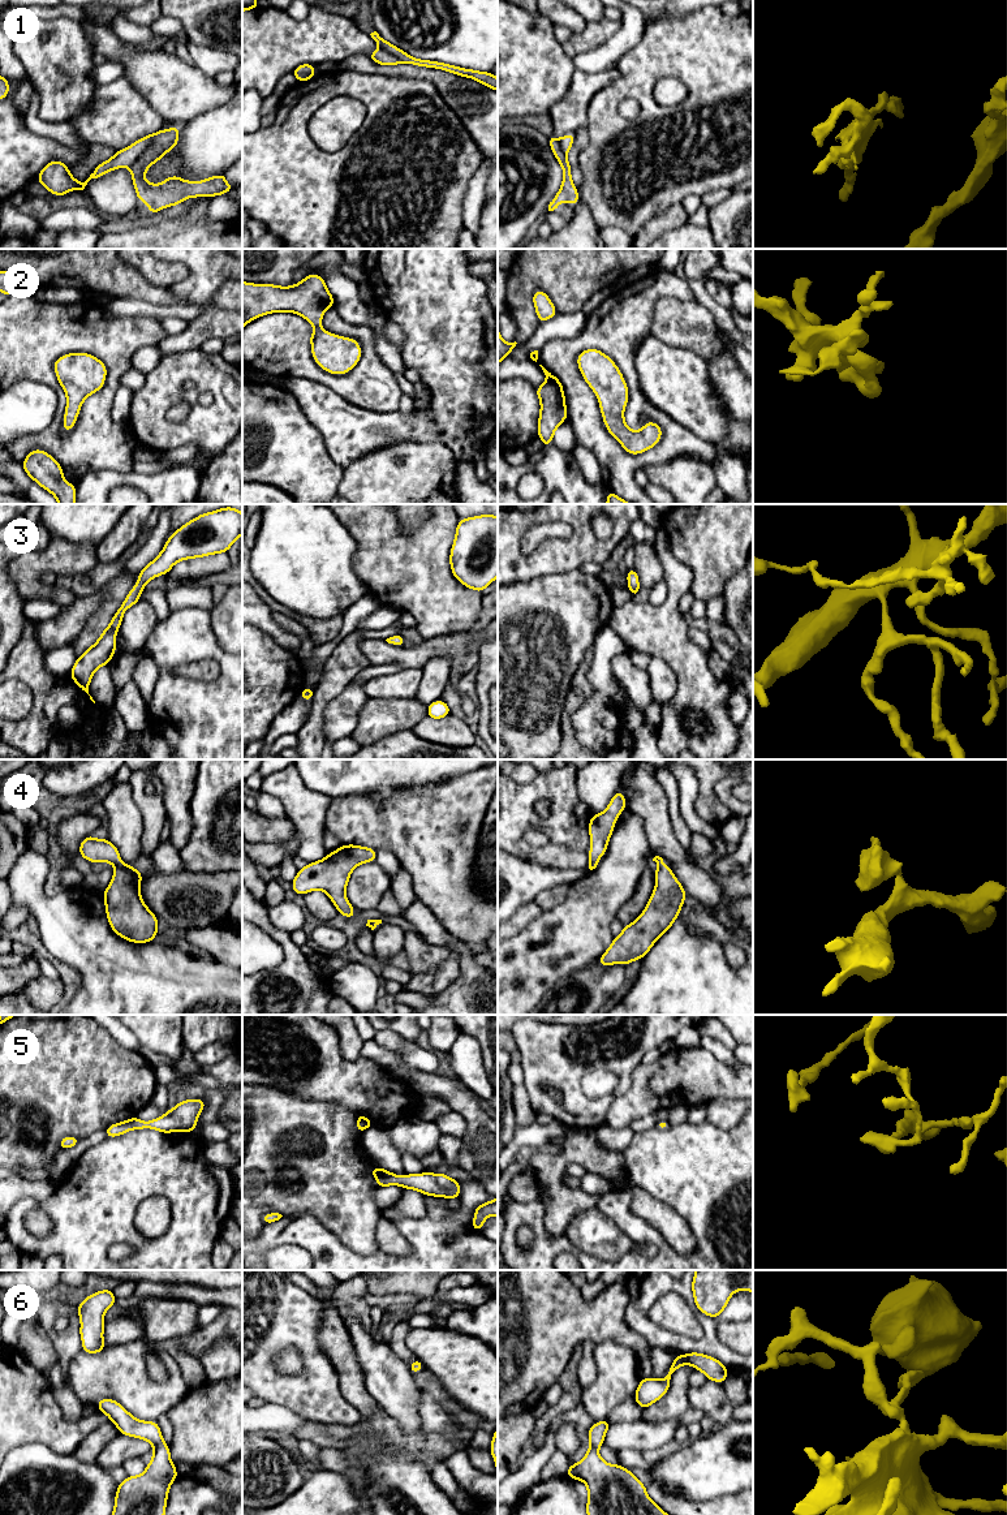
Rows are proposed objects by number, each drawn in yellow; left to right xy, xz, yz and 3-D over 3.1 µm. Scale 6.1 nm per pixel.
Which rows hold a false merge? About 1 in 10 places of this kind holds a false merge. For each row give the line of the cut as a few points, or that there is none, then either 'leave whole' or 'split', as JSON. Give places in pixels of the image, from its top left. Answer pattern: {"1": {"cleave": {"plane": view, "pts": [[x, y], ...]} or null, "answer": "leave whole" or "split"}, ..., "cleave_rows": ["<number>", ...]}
{"1": {"cleave": null, "answer": "leave whole"}, "2": {"cleave": null, "answer": "leave whole"}, "3": {"cleave": null, "answer": "leave whole"}, "4": {"cleave": null, "answer": "leave whole"}, "5": {"cleave": null, "answer": "leave whole"}, "6": {"cleave": null, "answer": "leave whole"}, "cleave_rows": []}

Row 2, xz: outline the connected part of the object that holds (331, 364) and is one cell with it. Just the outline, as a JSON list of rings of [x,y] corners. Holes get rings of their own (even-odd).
[[[315,274],[291,287],[242,281],[242,330],[246,323],[270,313],[298,314],[315,327],[309,336],[313,360],[327,373],[343,375],[358,363],[362,349],[357,340],[322,328],[322,317],[333,305],[324,279]]]

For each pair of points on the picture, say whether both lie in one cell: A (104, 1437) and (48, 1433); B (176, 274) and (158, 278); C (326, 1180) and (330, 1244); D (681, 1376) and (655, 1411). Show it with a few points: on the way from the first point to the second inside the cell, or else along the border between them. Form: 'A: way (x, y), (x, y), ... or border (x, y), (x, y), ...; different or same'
A: border (107, 1420), (95, 1427), (70, 1454); different
B: way (172, 274), (162, 274); same
C: border (302, 1212), (313, 1214), (351, 1249); different
D: way (678, 1385), (678, 1391), (665, 1404); same

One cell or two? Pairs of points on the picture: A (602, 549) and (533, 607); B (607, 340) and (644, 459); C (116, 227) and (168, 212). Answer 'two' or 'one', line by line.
A: two
B: one
C: one

